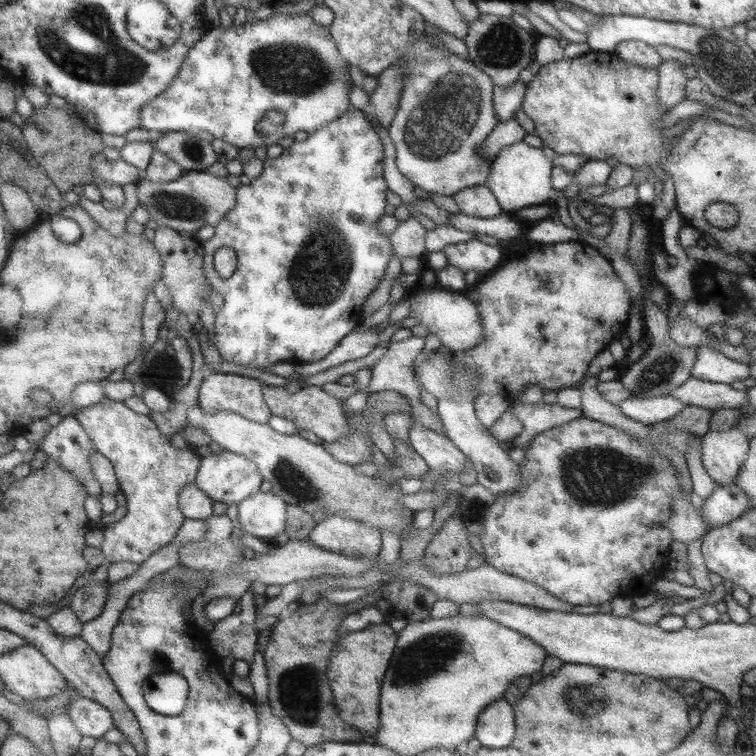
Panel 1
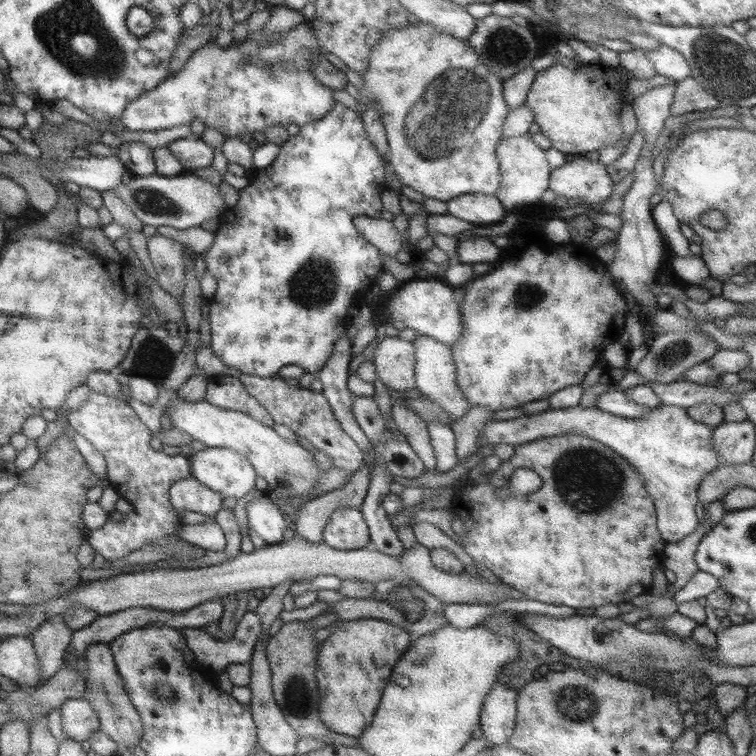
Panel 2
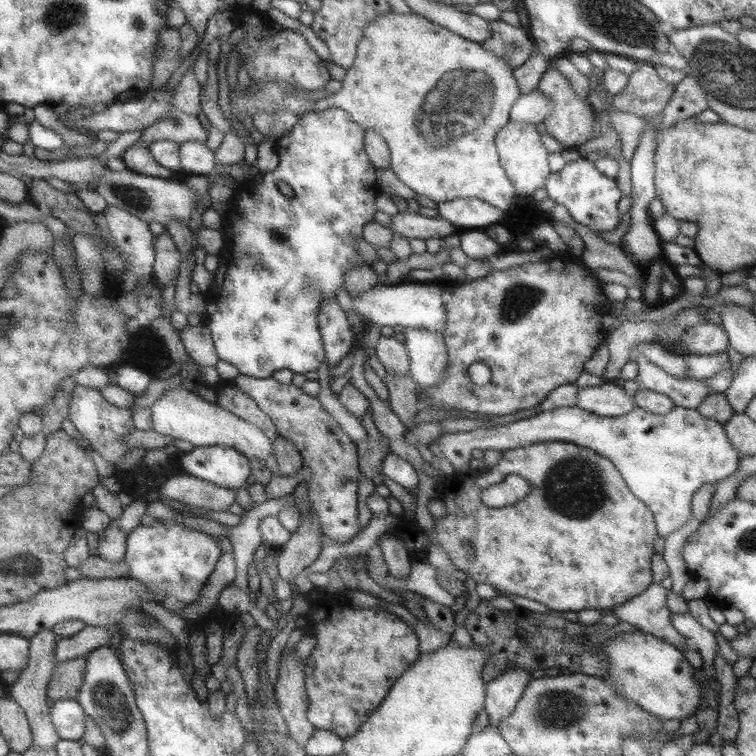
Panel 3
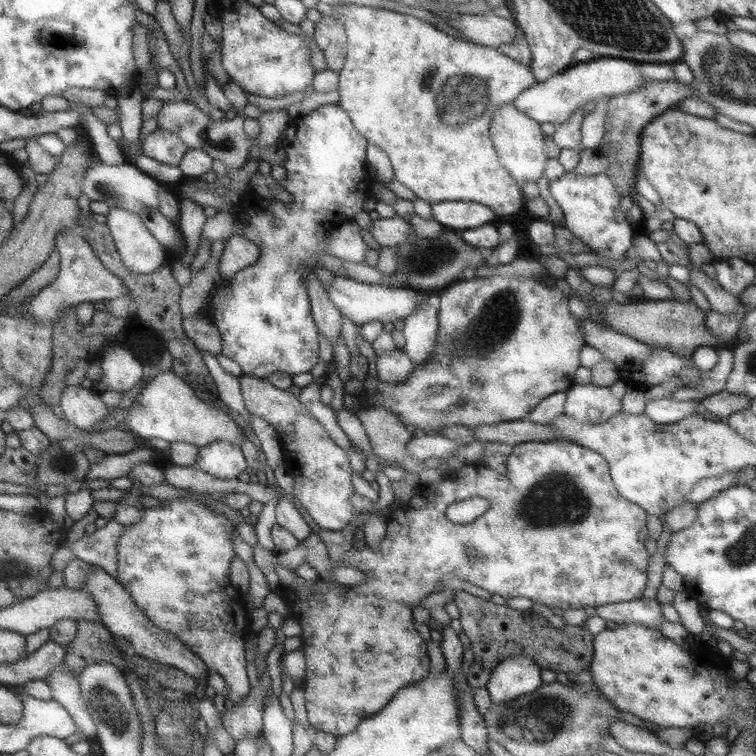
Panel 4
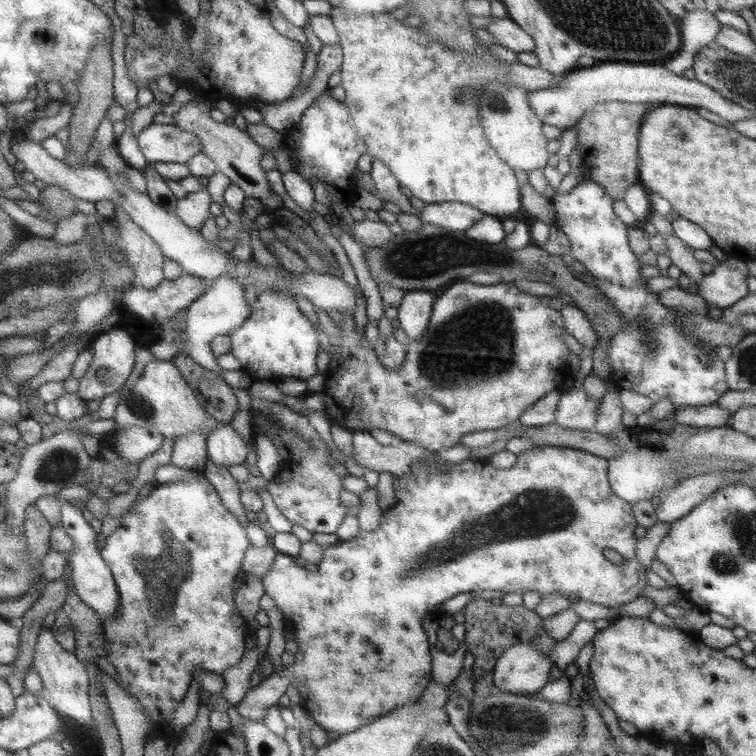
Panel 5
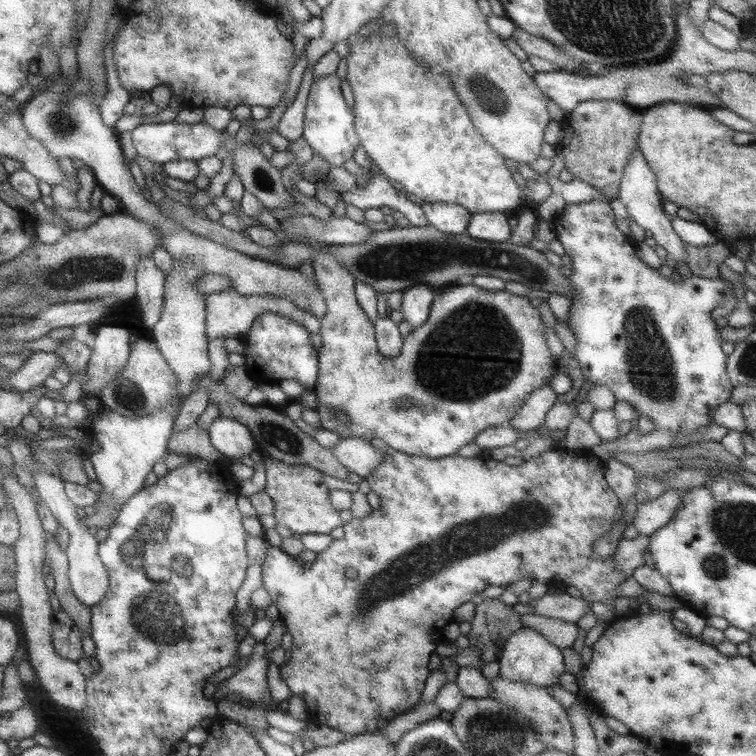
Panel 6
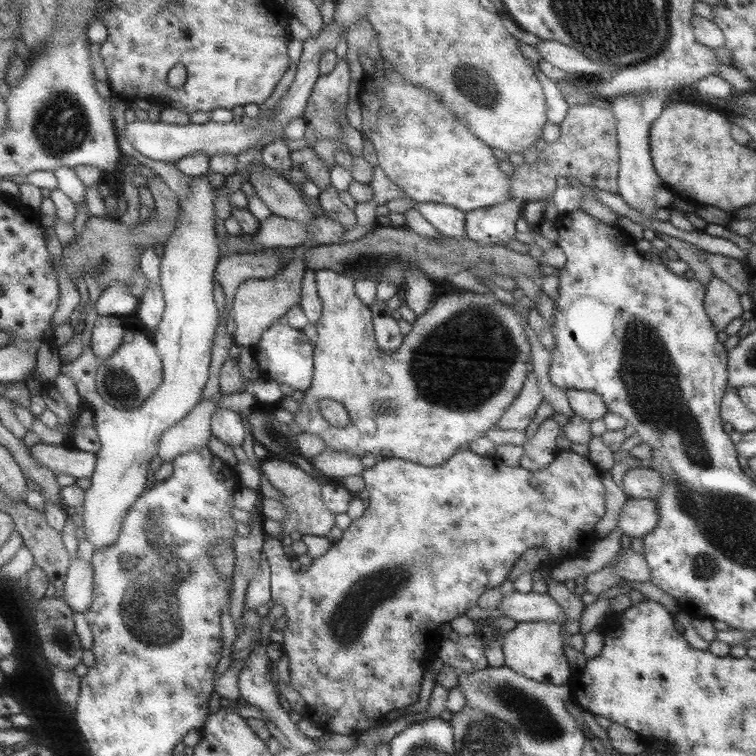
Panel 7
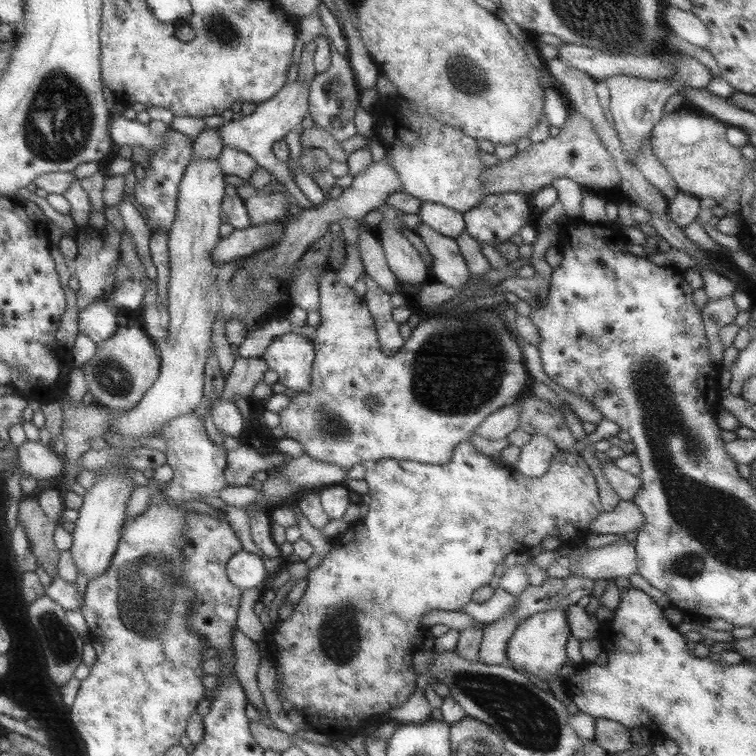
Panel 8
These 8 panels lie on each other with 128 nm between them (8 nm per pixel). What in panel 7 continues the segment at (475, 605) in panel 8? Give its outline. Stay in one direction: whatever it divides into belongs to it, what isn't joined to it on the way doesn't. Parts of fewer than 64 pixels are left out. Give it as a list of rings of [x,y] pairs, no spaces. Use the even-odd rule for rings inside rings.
[[[513,592],[512,594],[502,596],[502,603],[498,607],[502,617],[512,618],[522,622],[540,622],[558,621],[566,622],[566,613],[562,612],[562,608],[558,606],[558,602],[552,596],[538,594],[538,592]]]

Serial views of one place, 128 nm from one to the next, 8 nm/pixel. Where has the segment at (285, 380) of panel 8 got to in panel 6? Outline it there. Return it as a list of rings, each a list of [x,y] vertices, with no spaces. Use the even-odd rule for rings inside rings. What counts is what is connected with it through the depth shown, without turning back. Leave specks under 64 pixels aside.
[[[266,311],[260,313],[252,328],[243,334],[243,357],[247,375],[258,384],[280,383],[292,378],[313,390],[319,375],[319,356],[312,344],[311,332],[287,316]]]

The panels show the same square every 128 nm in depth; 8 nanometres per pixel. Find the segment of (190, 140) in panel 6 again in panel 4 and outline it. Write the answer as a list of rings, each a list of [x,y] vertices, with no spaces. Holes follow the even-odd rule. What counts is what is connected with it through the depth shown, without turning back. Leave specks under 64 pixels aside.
[[[156,130],[146,136],[142,153],[162,164],[175,166],[180,164],[188,148],[178,137],[178,134]]]

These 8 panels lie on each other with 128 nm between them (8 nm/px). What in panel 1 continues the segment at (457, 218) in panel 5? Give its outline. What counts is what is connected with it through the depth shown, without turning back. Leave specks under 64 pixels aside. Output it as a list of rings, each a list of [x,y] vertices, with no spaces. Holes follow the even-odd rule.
[[[487,185],[462,188],[453,197],[461,212],[468,216],[492,218],[503,211]]]

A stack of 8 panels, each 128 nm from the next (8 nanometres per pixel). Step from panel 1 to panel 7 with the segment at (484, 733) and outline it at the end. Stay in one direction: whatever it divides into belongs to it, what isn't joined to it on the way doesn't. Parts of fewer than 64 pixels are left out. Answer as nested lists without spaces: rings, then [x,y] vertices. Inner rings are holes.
[[[558,621],[519,623],[503,637],[502,648],[505,655],[505,666],[538,682],[555,685],[573,683],[576,674],[571,670],[564,655],[565,643],[562,639],[562,630],[564,629],[565,622]]]

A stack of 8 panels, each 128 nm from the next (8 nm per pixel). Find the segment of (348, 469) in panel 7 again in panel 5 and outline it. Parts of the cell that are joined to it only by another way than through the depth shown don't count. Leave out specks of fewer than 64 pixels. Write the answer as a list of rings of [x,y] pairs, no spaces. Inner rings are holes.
[[[368,431],[353,433],[355,460],[368,472],[388,471],[395,475],[408,474],[410,466],[423,456],[432,455],[431,450],[408,441],[400,440],[394,445],[384,446]]]

